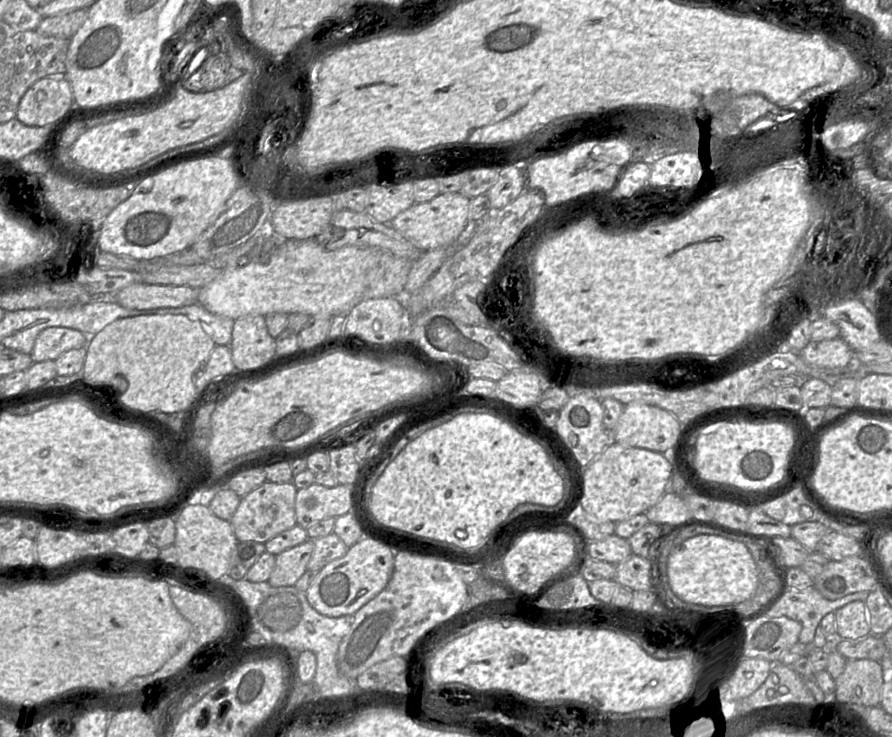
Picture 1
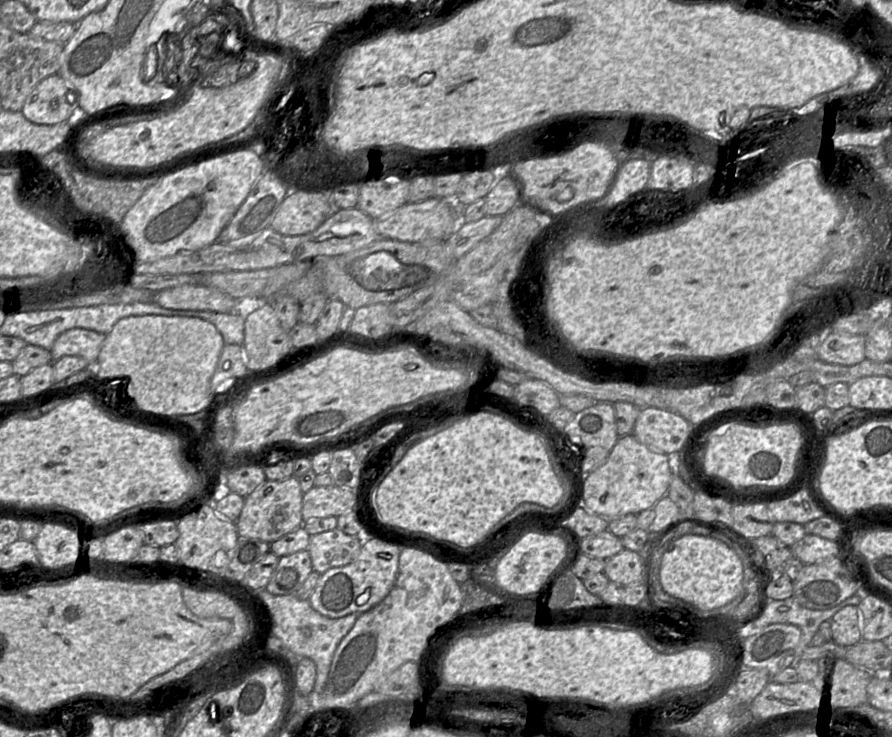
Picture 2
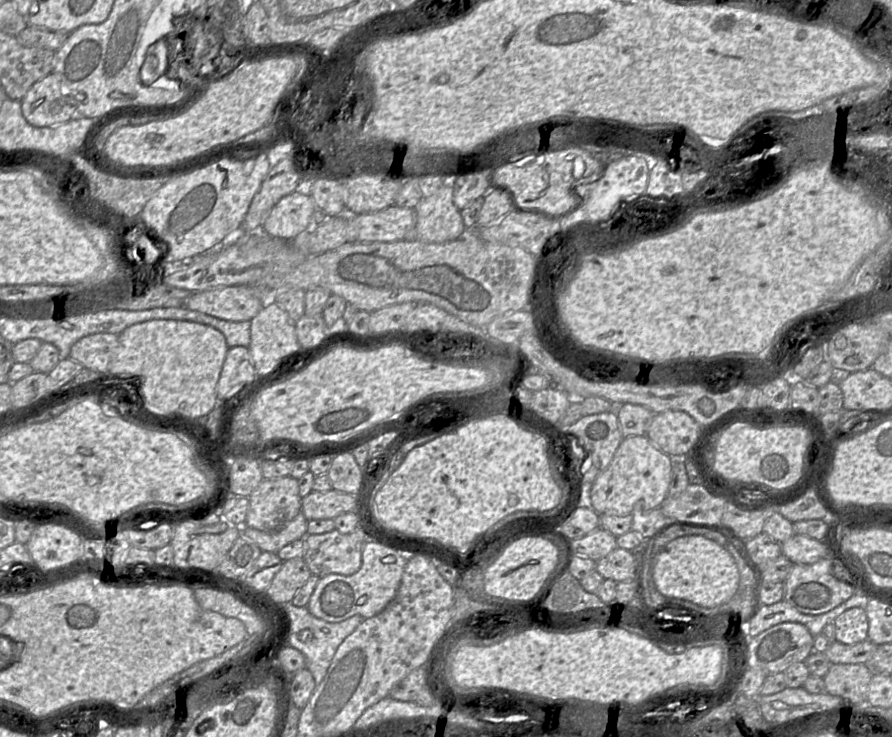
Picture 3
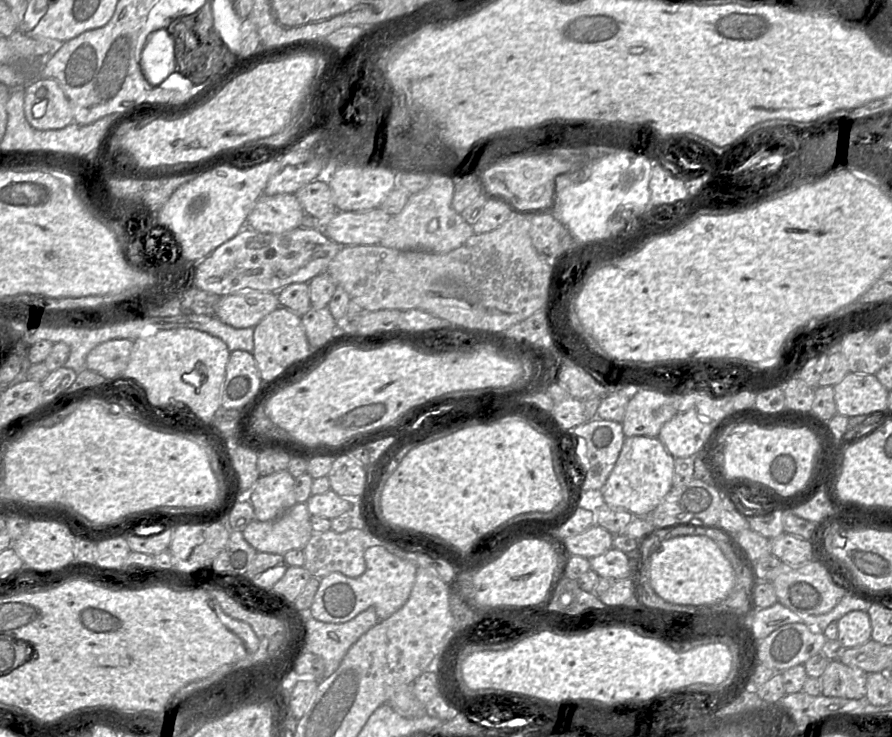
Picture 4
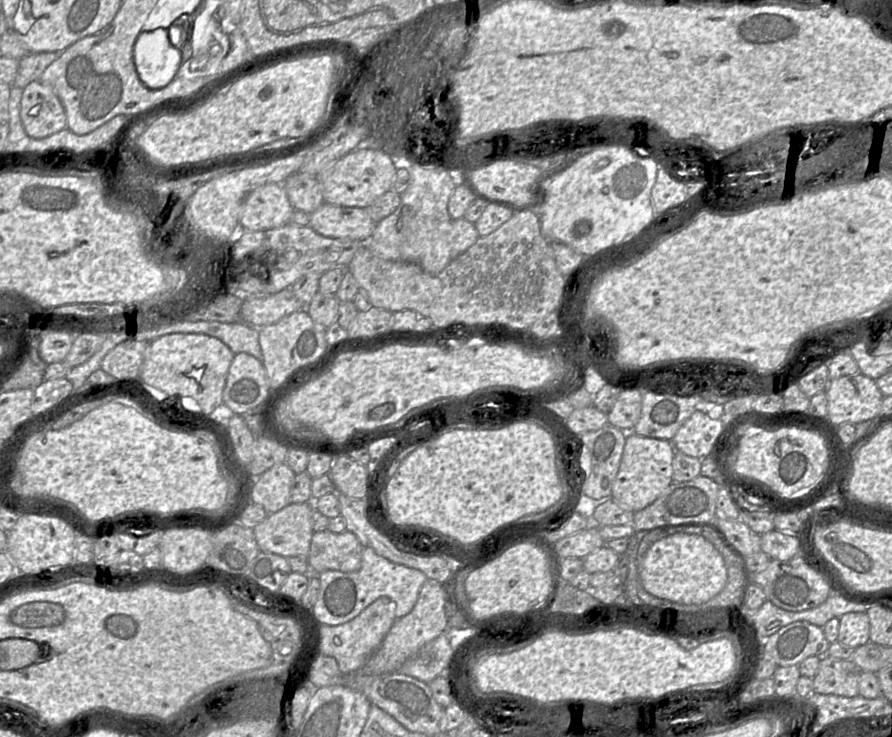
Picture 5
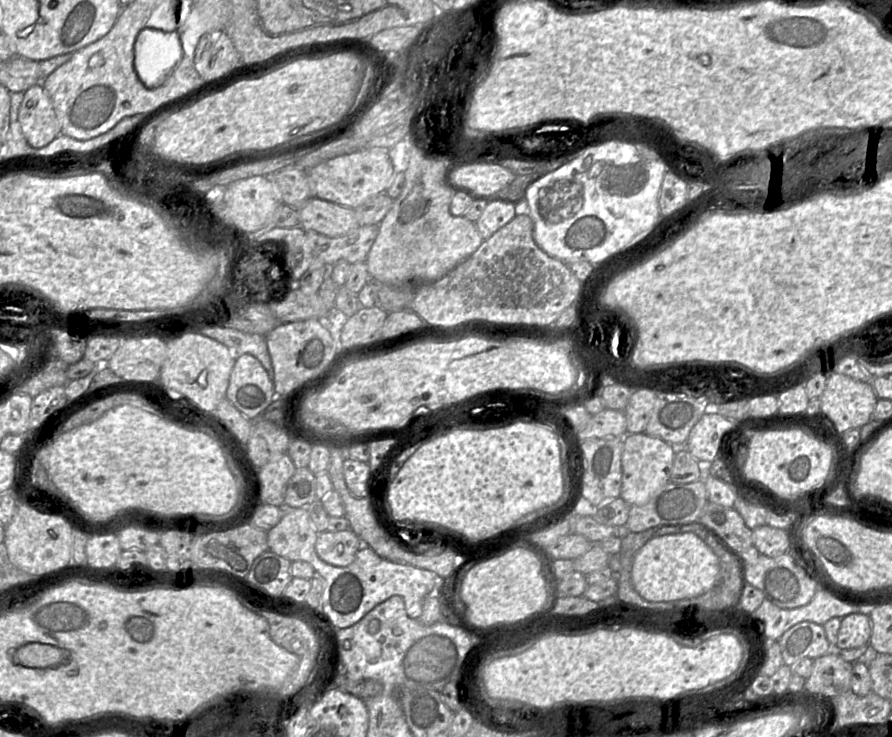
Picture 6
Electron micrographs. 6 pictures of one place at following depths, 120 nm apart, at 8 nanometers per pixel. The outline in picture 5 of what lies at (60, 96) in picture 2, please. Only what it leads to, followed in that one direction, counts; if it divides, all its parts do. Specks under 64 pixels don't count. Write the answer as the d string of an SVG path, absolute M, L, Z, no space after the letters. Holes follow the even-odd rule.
M39 80L32 81L23 88L20 119L26 134L34 139L46 138L67 128L66 115L60 100L51 87L44 86Z

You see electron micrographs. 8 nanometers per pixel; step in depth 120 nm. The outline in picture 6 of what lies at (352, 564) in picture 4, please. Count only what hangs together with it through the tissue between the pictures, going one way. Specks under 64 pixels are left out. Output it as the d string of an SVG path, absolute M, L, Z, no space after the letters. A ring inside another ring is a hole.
M351 529L324 531L317 536L315 550L320 559L327 564L346 567L354 561L361 544L361 540Z

